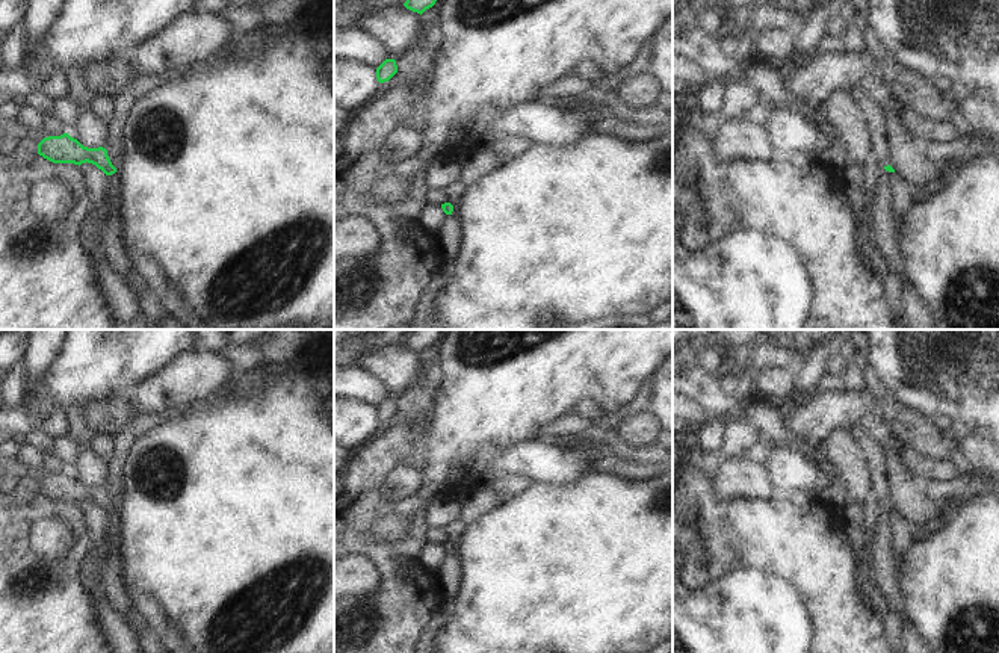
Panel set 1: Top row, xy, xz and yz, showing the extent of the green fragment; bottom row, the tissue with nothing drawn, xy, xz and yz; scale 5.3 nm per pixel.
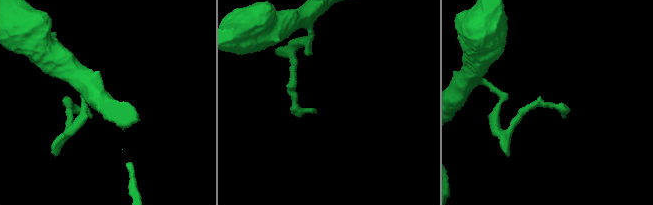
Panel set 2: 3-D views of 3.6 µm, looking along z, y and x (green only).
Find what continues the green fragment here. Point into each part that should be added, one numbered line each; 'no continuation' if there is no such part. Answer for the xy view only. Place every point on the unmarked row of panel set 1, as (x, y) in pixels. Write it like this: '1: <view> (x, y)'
1: xy (114, 519)

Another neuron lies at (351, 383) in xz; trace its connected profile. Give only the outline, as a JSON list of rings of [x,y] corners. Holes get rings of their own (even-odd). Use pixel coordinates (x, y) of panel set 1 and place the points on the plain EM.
[[[360,364],[334,367],[334,396],[357,399],[378,407],[385,398],[394,398],[396,395],[394,390]]]

